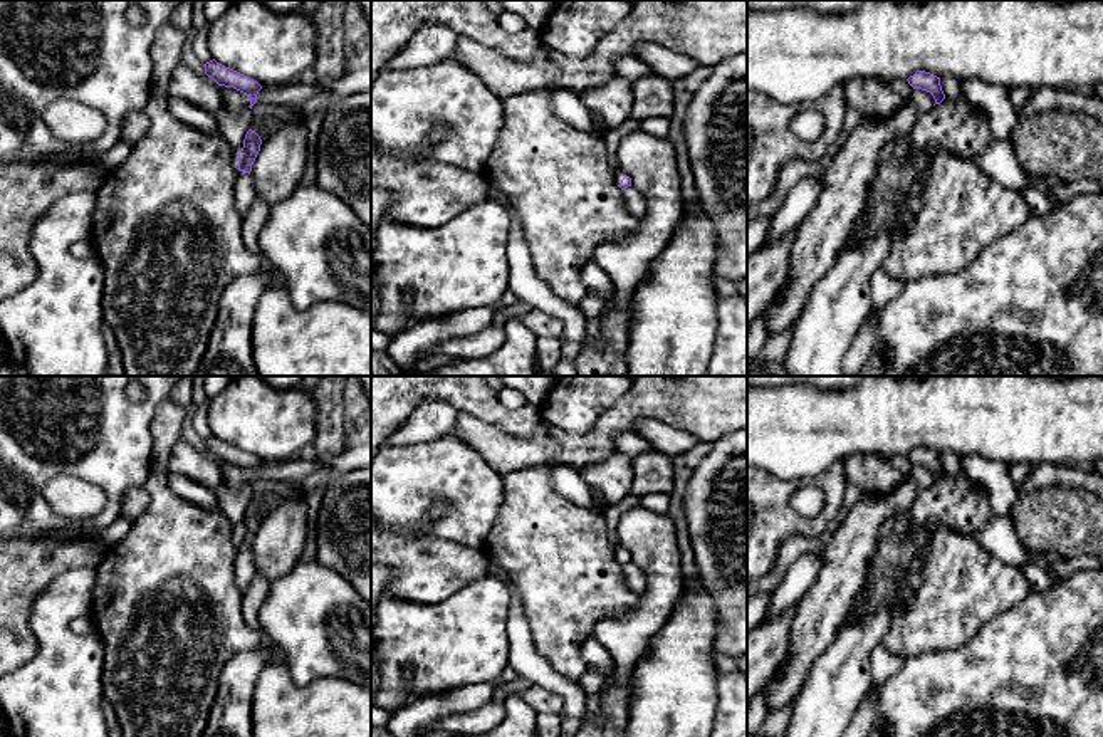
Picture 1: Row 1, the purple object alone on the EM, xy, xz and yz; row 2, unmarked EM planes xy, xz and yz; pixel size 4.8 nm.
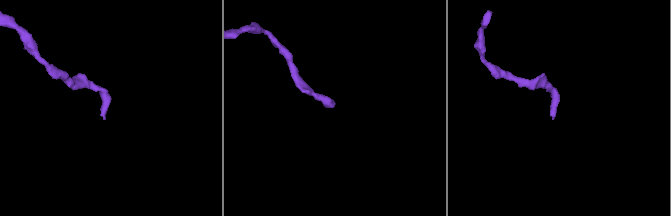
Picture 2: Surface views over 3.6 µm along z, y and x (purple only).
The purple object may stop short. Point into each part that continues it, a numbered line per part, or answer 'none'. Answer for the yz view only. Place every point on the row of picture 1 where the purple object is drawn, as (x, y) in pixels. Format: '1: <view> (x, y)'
none

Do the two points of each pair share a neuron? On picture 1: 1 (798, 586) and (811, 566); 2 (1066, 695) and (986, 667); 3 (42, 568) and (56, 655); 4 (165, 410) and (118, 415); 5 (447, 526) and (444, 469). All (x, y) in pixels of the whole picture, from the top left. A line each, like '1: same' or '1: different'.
1: same
2: same
3: different
4: different
5: same

